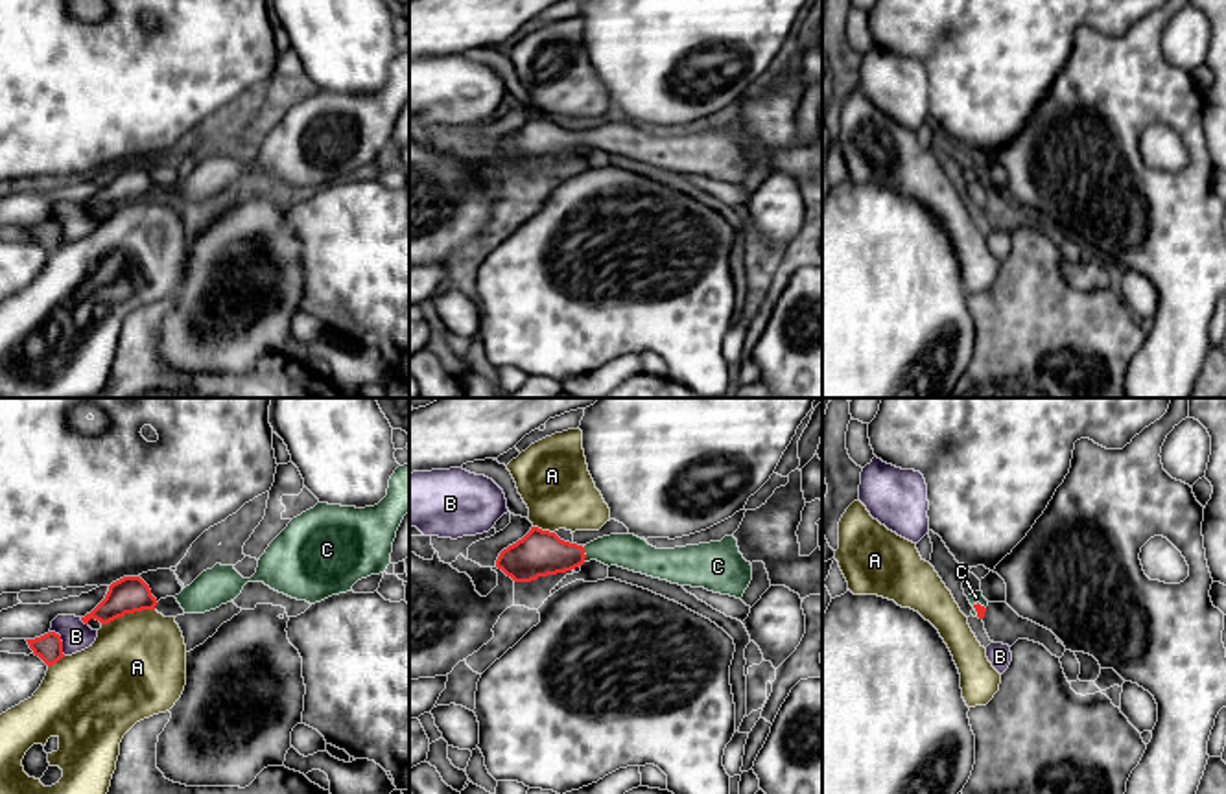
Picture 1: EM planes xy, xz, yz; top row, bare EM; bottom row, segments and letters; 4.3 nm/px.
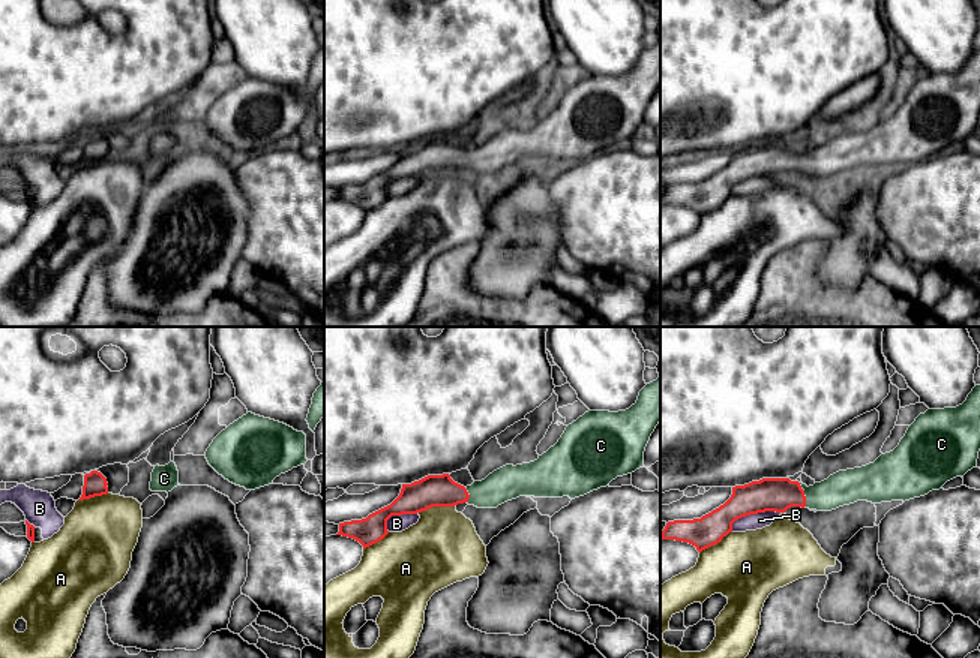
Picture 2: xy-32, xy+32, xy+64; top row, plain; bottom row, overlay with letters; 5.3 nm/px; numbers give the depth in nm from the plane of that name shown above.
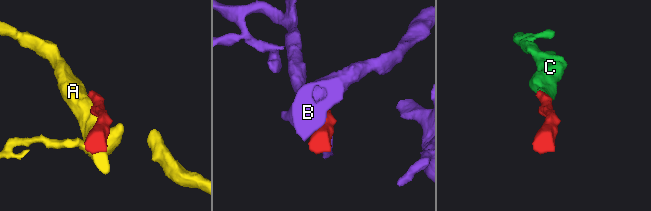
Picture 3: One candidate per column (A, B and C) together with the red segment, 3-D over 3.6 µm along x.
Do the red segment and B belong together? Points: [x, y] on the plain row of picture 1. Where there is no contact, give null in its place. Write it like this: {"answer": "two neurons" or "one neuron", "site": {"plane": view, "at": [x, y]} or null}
{"answer": "two neurons", "site": {"plane": "xy", "at": [61, 229]}}

